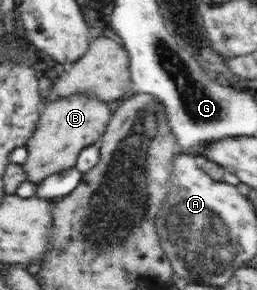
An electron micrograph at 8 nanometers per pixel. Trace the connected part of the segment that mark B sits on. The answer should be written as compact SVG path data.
M70 95L64 98L53 98L42 107L38 126L26 142L26 161L23 170L27 180L40 184L47 176L54 176L75 166L78 155L96 143L100 143L103 133L110 122L113 109L110 103L94 95Z

